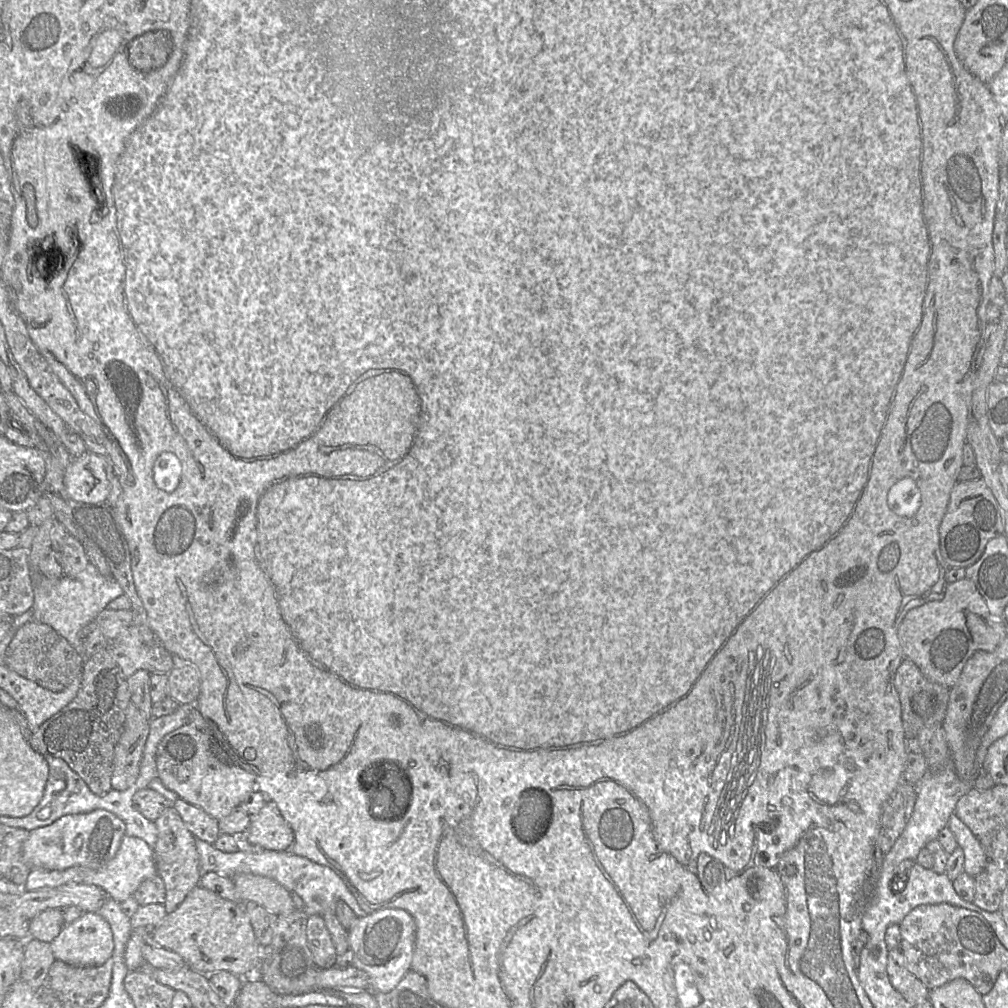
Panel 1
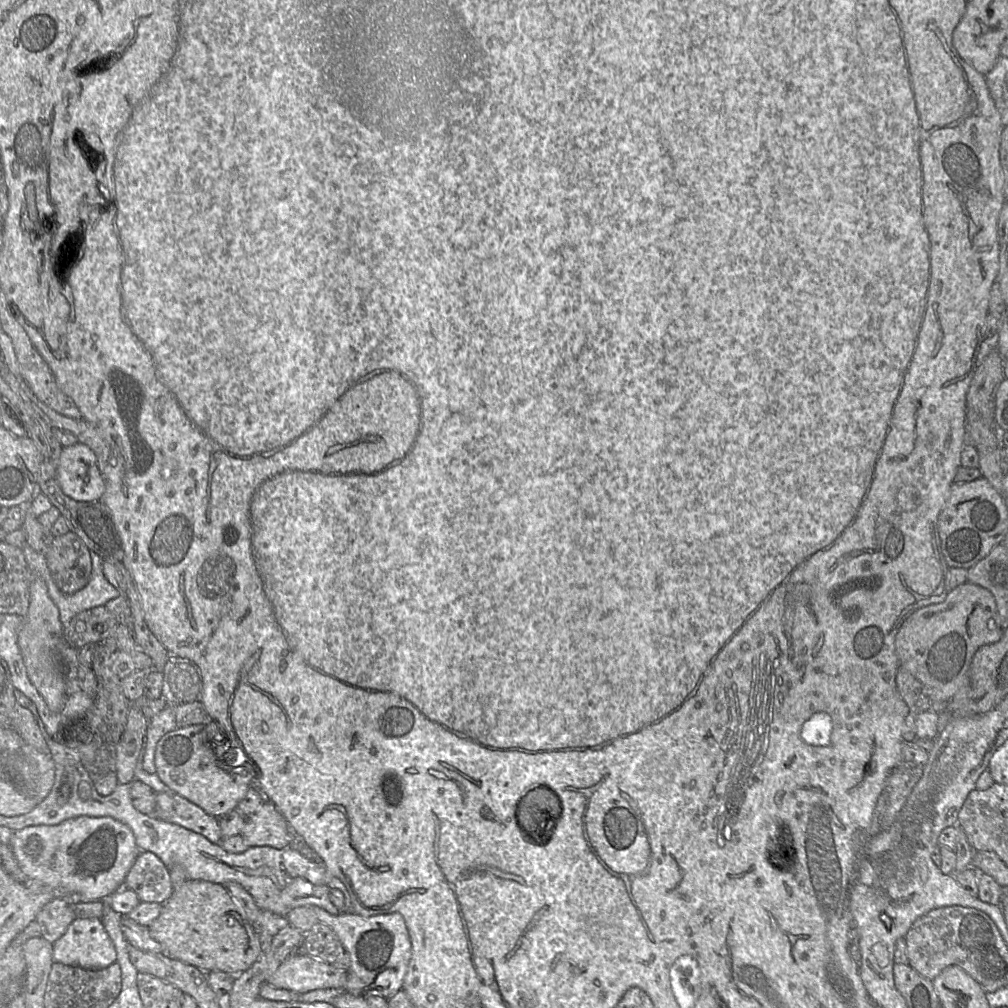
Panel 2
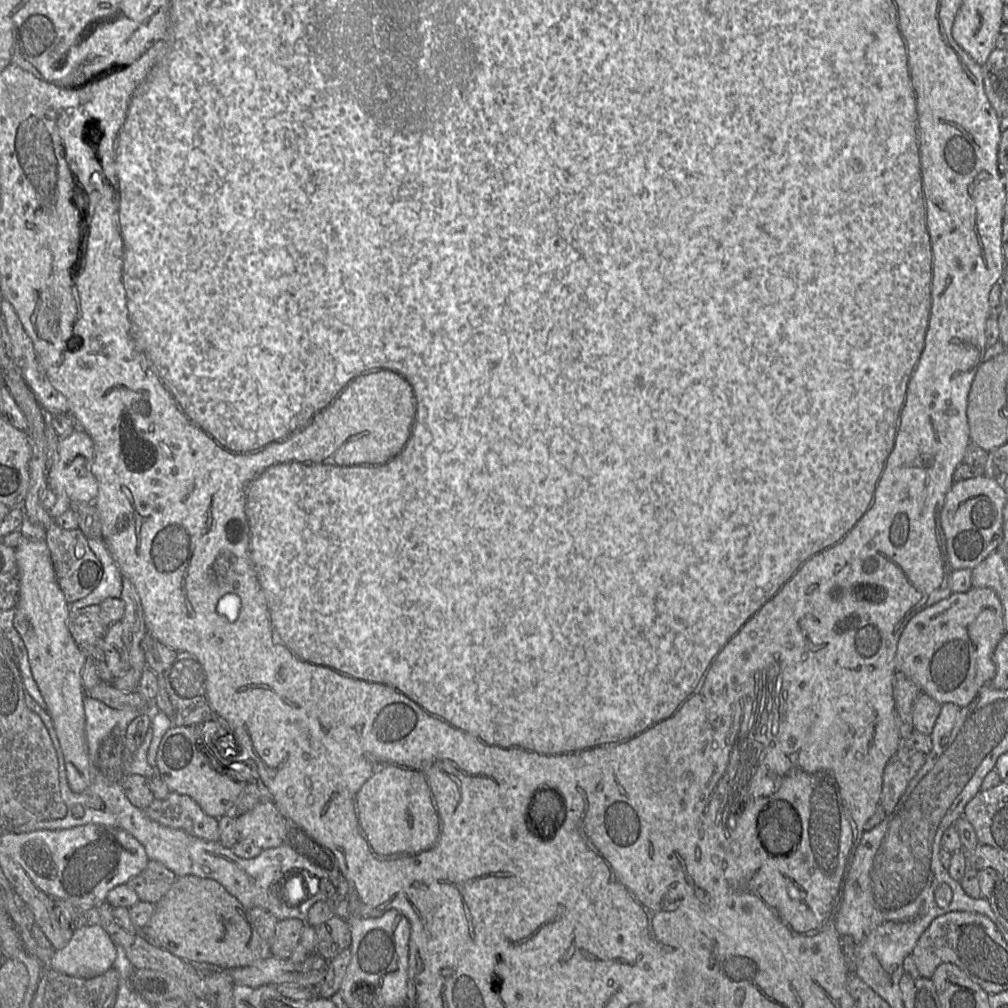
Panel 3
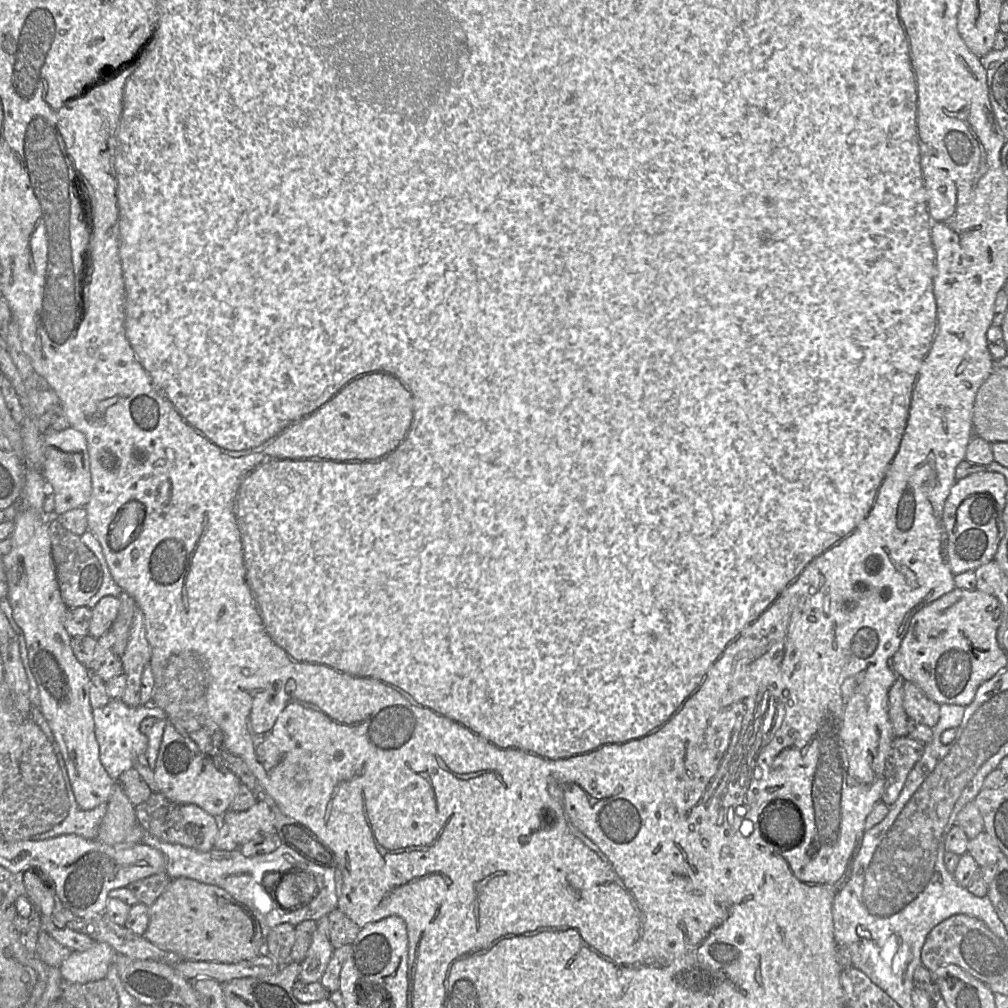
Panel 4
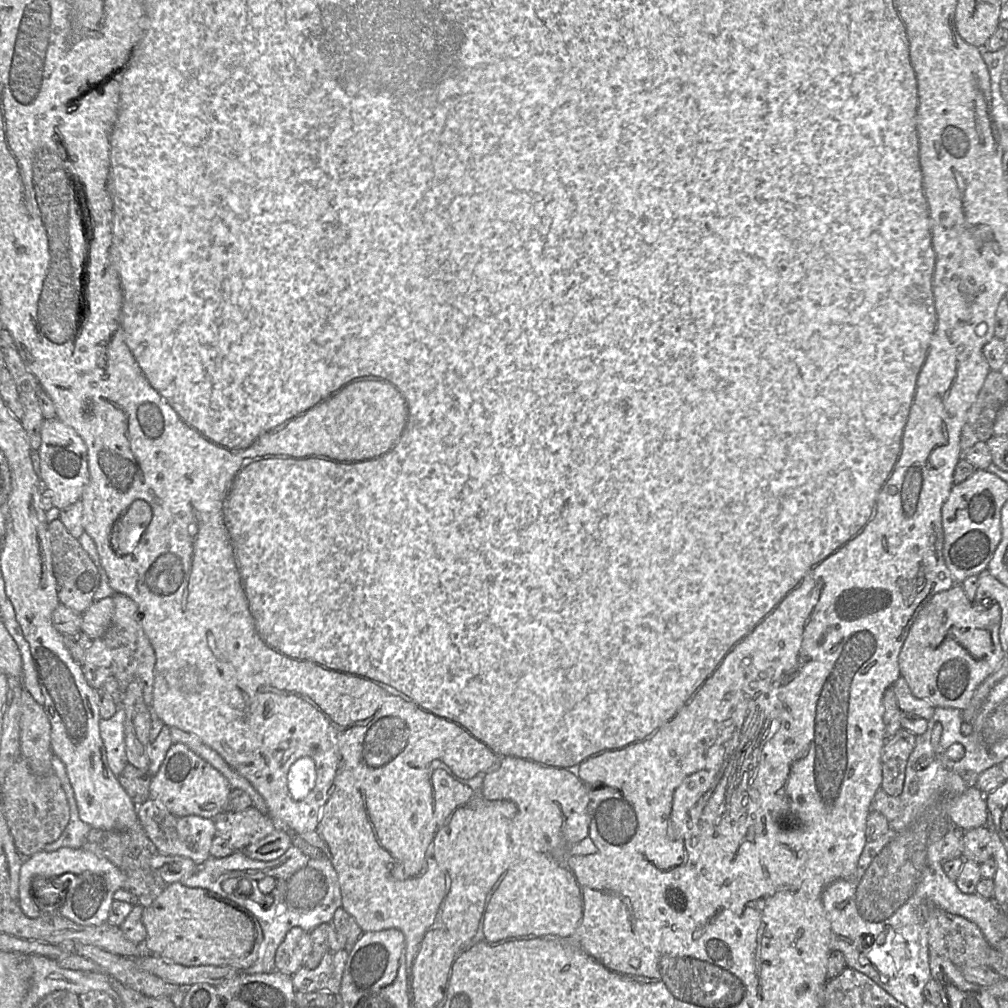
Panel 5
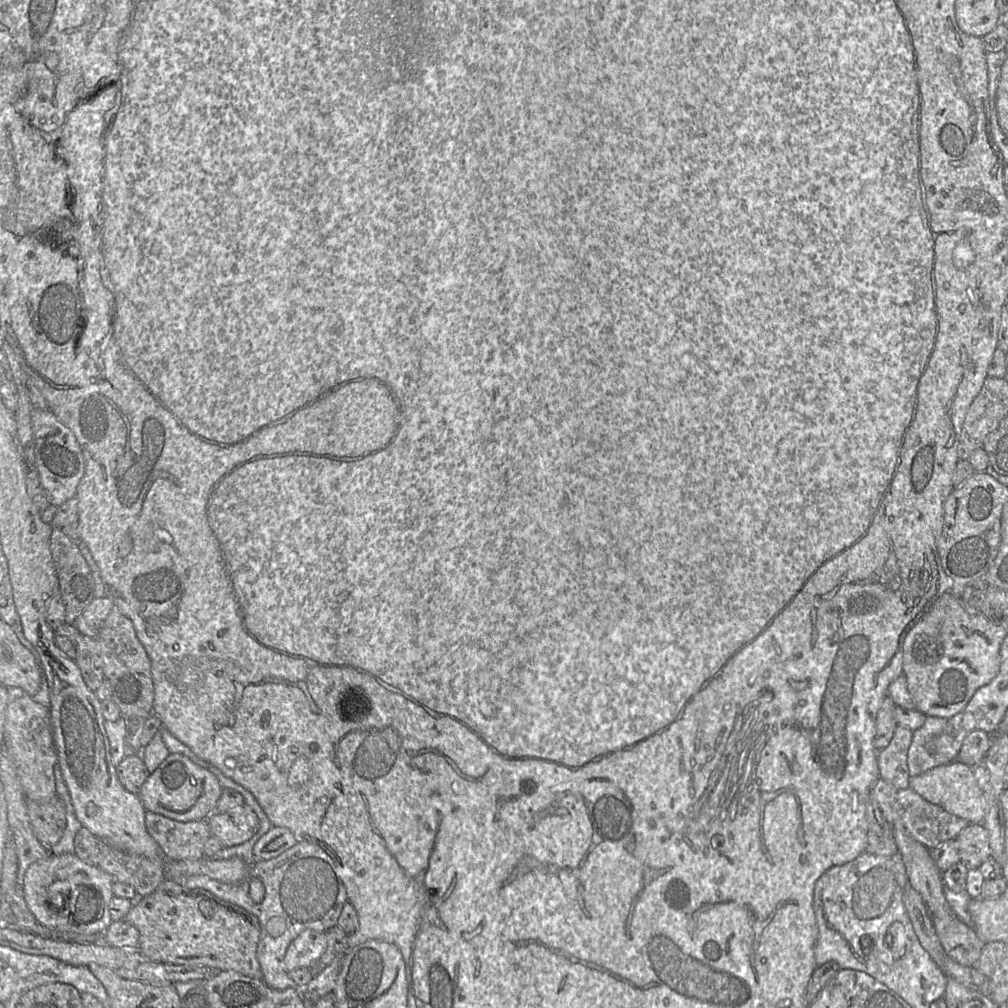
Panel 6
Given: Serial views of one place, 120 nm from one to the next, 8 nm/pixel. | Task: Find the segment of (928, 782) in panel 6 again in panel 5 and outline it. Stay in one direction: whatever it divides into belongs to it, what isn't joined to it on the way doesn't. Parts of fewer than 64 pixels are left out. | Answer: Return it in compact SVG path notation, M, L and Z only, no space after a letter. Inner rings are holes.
M977 786L967 789L956 798L950 804L947 813L952 826L962 831L987 826L987 802Z

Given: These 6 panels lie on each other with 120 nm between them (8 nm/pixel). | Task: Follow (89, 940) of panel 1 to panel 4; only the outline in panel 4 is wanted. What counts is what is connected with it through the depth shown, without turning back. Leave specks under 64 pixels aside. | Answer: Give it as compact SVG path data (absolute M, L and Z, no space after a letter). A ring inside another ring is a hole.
M95 942L86 951L72 951L59 966L62 978L69 983L81 984L103 979L115 955L113 947L106 942Z

